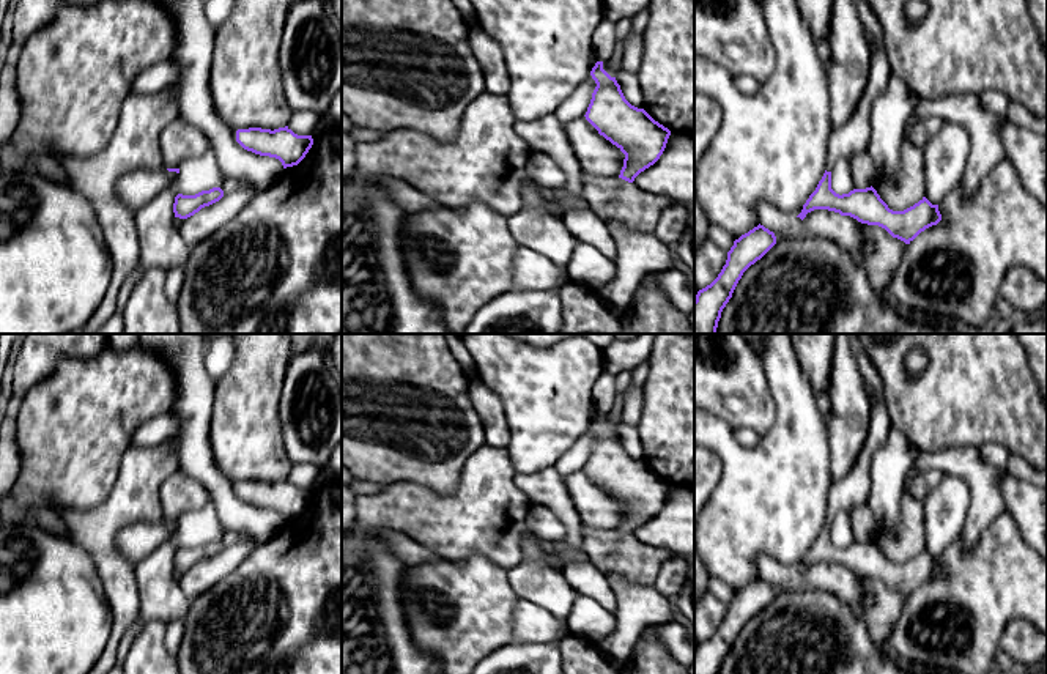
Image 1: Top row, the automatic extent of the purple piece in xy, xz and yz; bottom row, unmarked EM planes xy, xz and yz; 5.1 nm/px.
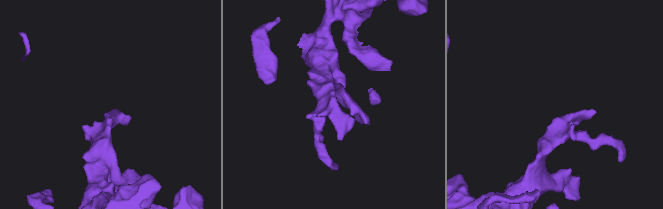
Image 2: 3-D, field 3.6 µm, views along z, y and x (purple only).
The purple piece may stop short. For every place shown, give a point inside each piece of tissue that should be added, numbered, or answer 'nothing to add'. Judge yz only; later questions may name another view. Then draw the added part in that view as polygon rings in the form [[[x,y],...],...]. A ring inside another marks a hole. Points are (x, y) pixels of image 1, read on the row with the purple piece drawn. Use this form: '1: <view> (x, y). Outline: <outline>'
1: yz (854, 136). Outline: [[[855,0],[856,13],[863,27],[872,35],[875,47],[871,49],[869,77],[863,96],[853,115],[839,128],[831,131],[828,140],[827,172],[831,172],[838,159],[868,151],[871,142],[871,109],[877,98],[885,93],[893,74],[883,46],[882,27],[875,13],[866,0]]]

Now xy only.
1: xy (180, 140). Outline: [[[178,117],[164,128],[161,148],[164,167],[179,168],[183,162],[202,157],[211,148],[211,143],[205,132]]]

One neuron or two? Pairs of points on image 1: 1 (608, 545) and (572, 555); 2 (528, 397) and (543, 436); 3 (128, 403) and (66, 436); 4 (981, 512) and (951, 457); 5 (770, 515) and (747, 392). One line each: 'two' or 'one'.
1: two
2: one
3: one
4: one
5: two

